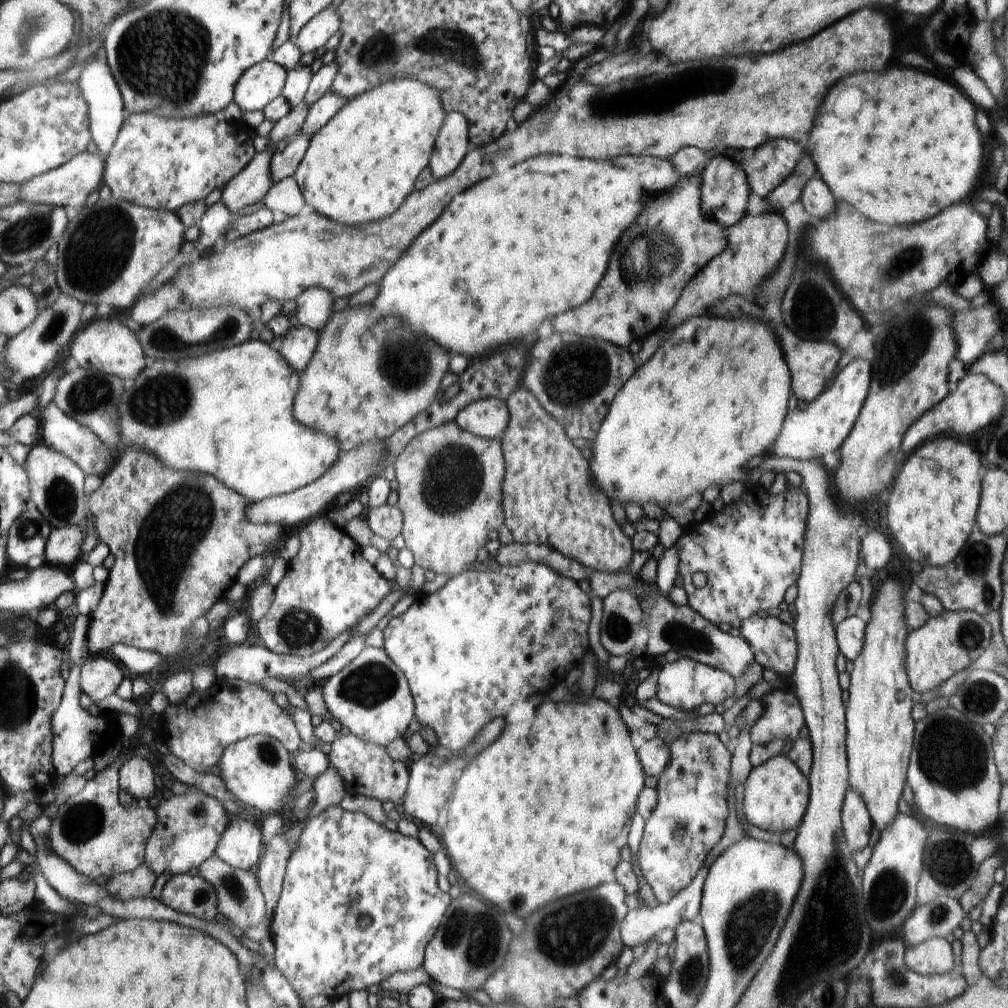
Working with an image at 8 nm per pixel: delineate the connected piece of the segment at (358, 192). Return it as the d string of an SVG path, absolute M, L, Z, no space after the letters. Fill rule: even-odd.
M412 77L393 78L391 81L367 90L366 93L359 94L358 97L348 99L344 103L344 106L332 117L332 120L311 136L308 150L305 152L304 158L300 161L298 168L293 174L304 200L326 218L339 223L346 223L347 225L361 225L379 221L394 214L402 202L404 202L404 199L415 190L414 183L420 172L428 167L428 158L431 158L430 154L434 150L434 145L445 116L446 112L443 109L440 91L428 83L420 82L418 79Z

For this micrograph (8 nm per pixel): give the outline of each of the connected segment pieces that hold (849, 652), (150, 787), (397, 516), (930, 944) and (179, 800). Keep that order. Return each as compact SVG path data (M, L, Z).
M850 615L835 626L839 653L848 660L855 661L864 646L867 622L857 615Z
M134 754L120 763L120 788L123 795L130 795L142 804L154 794L154 770L143 758Z
M387 502L379 507L369 507L364 519L373 534L383 536L390 542L401 534L403 529L402 512L396 506L388 505Z
M931 938L916 946L907 946L905 963L923 975L943 975L954 971L952 945L945 938Z
M195 787L190 788L190 792L174 795L154 809L157 812L157 825L147 843L146 864L156 876L163 872L172 876L185 875L192 868L198 868L215 856L220 837L226 832L226 811L229 808Z

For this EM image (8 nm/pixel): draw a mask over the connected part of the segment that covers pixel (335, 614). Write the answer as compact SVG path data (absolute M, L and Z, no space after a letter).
M326 514L317 516L298 530L301 545L297 555L290 561L286 574L275 586L274 598L266 616L255 626L264 646L272 652L285 655L309 657L320 652L331 640L344 631L352 629L392 592L392 582L388 584L376 570L362 558L362 548L342 528L336 526Z

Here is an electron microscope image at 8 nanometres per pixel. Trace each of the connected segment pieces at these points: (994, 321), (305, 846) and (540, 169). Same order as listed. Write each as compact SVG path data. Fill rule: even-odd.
M996 301L954 313L952 326L957 340L955 357L970 367L982 356L986 344L1000 331L1000 324L1002 316Z
M340 805L329 806L325 811L310 817L302 829L290 858L288 859L283 889L280 893L273 920L270 924L270 932L274 941L275 954L274 966L287 978L295 989L302 1002L306 1005L309 999L316 994L322 994L334 1002L342 996L349 996L352 990L366 990L372 984L380 984L385 978L397 972L415 971L422 968L422 960L426 956L426 948L434 938L440 921L453 901L448 893L440 890L437 881L437 870L434 864L433 854L418 840L417 837L407 837L399 831L390 832L382 825L378 826L375 819L370 820L367 814L346 812ZM360 916L370 916L370 924L366 928L360 926Z
M536 156L522 164L516 164L510 170L510 178L506 182L496 182L496 180L490 182L484 178L484 182L478 182L476 186L458 194L448 204L448 210L444 210L444 214L436 222L433 222L411 242L410 248L378 281L378 294L372 301L371 320L376 323L380 321L380 318L386 318L386 316L400 318L400 322L406 328L410 328L412 334L428 336L440 348L444 348L452 354L462 354L469 361L474 359L474 356L484 354L490 348L500 348L514 340L526 340L530 336L530 332L534 334L536 328L542 324L544 316L552 318L566 310L572 310L572 308L584 304L594 294L596 286L604 278L604 272L606 272L606 266L608 266L616 240L636 220L636 216L642 210L642 194L644 194L644 190L636 182L636 176L624 168L614 166L610 160L586 160L586 158L570 158L570 156Z

